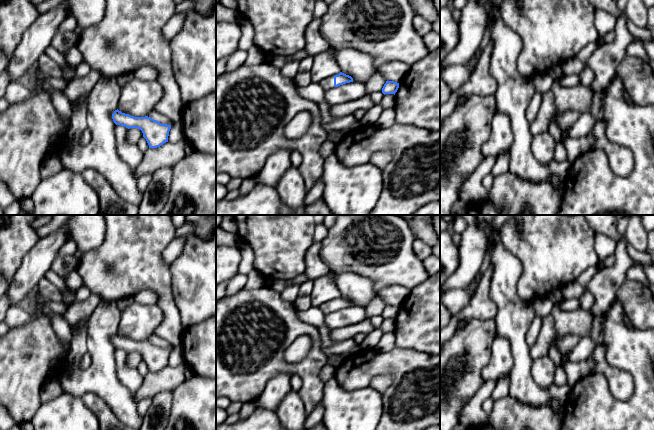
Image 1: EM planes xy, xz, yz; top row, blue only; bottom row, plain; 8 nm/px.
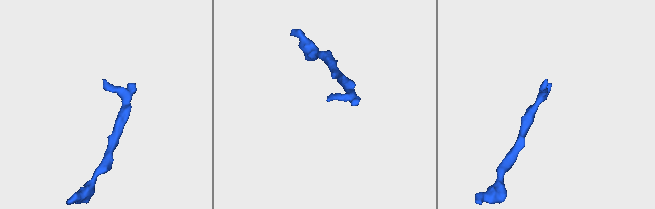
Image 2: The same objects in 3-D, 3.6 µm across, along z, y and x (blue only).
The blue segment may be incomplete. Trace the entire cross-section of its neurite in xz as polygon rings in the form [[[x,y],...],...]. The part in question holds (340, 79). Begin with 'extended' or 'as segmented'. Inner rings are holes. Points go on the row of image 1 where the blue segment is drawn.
extended; [[[340,72],[338,75],[327,78],[325,81],[326,90],[332,89],[334,87],[338,87],[340,85],[353,82],[353,78],[349,75],[346,75]]]

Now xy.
as segmented; [[[118,109],[112,114],[112,119],[116,125],[125,126],[128,129],[140,129],[143,133],[143,137],[149,145],[149,148],[157,148],[168,142],[171,125],[161,124],[148,116],[134,117],[122,113]]]

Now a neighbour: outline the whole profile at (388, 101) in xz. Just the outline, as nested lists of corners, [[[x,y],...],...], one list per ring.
[[[385,94],[380,102],[380,105],[384,108],[394,108],[395,107],[395,95]]]

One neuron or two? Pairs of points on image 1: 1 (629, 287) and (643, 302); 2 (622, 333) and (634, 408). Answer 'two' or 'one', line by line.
1: one
2: one

